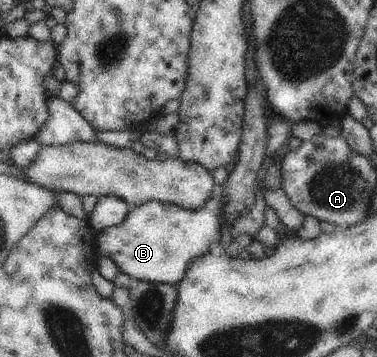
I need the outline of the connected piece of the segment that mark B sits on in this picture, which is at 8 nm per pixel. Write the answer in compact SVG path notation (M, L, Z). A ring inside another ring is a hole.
M218 187L199 211L187 211L177 205L150 201L134 206L123 223L108 227L96 235L96 256L112 260L120 272L136 281L178 284L192 259L208 253L210 244L219 242L220 219L223 219L225 197Z

